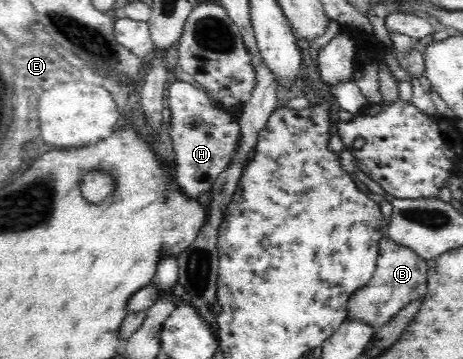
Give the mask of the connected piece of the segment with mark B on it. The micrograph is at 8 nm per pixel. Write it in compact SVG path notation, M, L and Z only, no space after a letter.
M389 237L380 239L377 268L370 281L348 300L345 307L347 319L363 319L376 330L383 327L406 305L426 295L428 274L426 260L414 250L394 243Z

